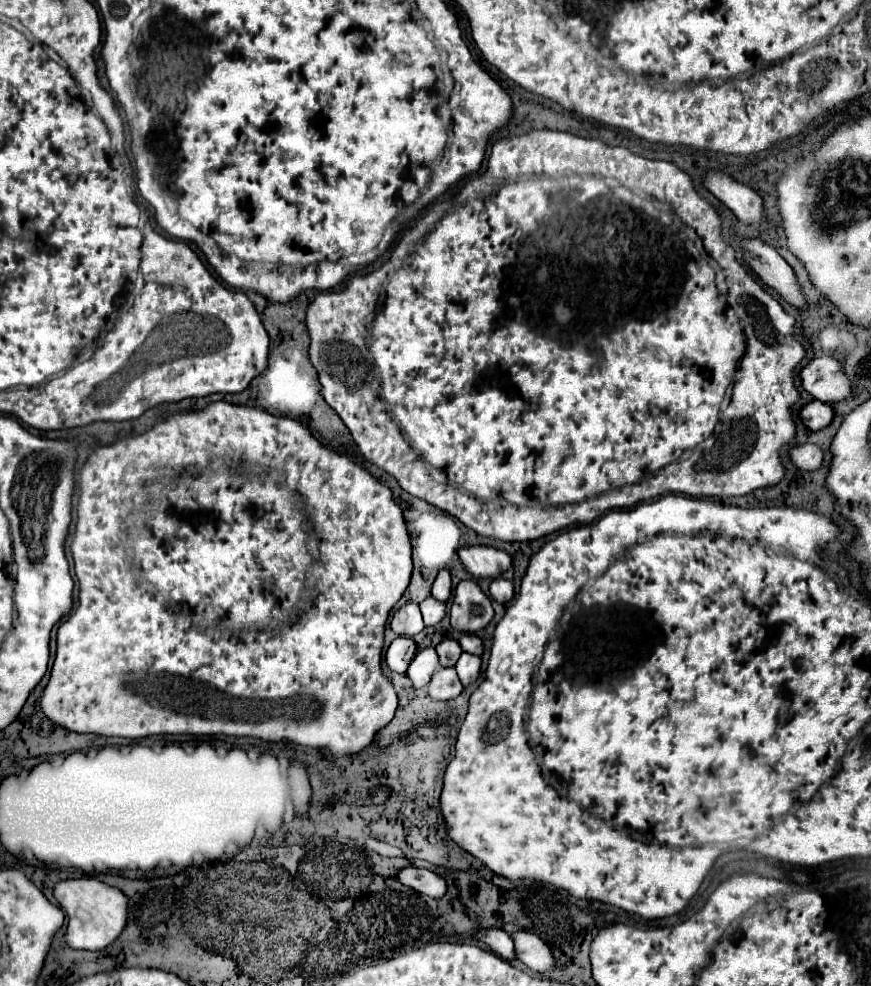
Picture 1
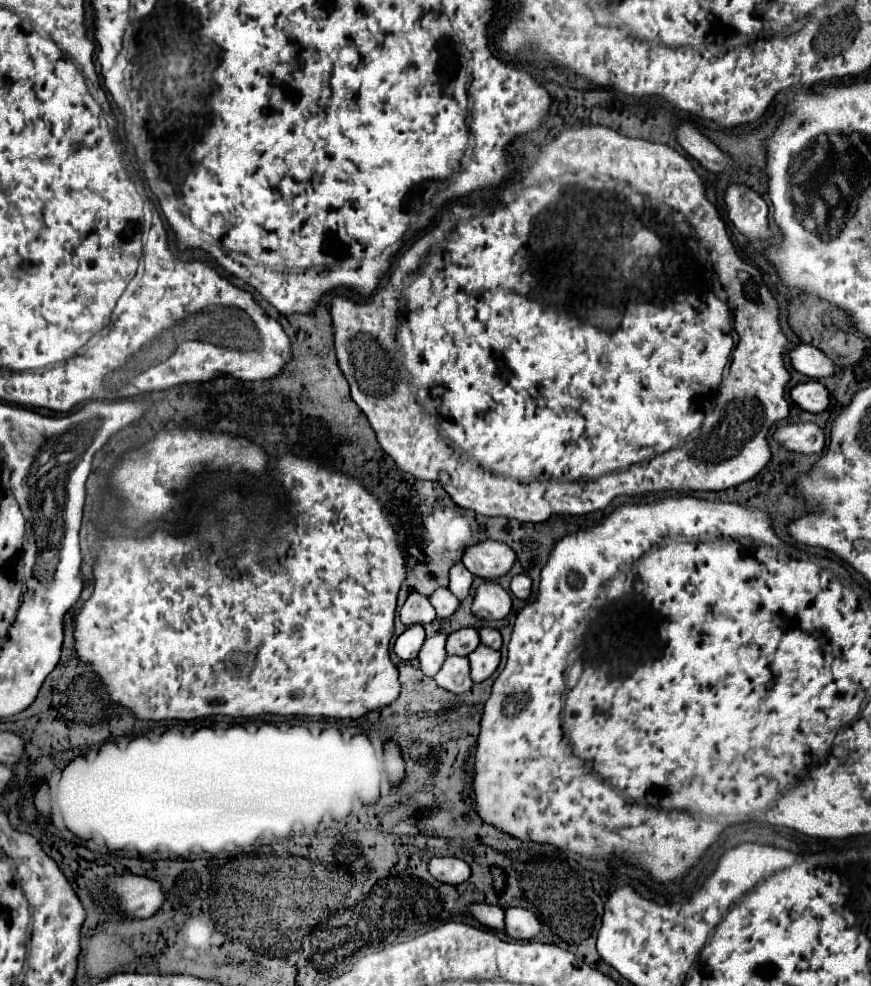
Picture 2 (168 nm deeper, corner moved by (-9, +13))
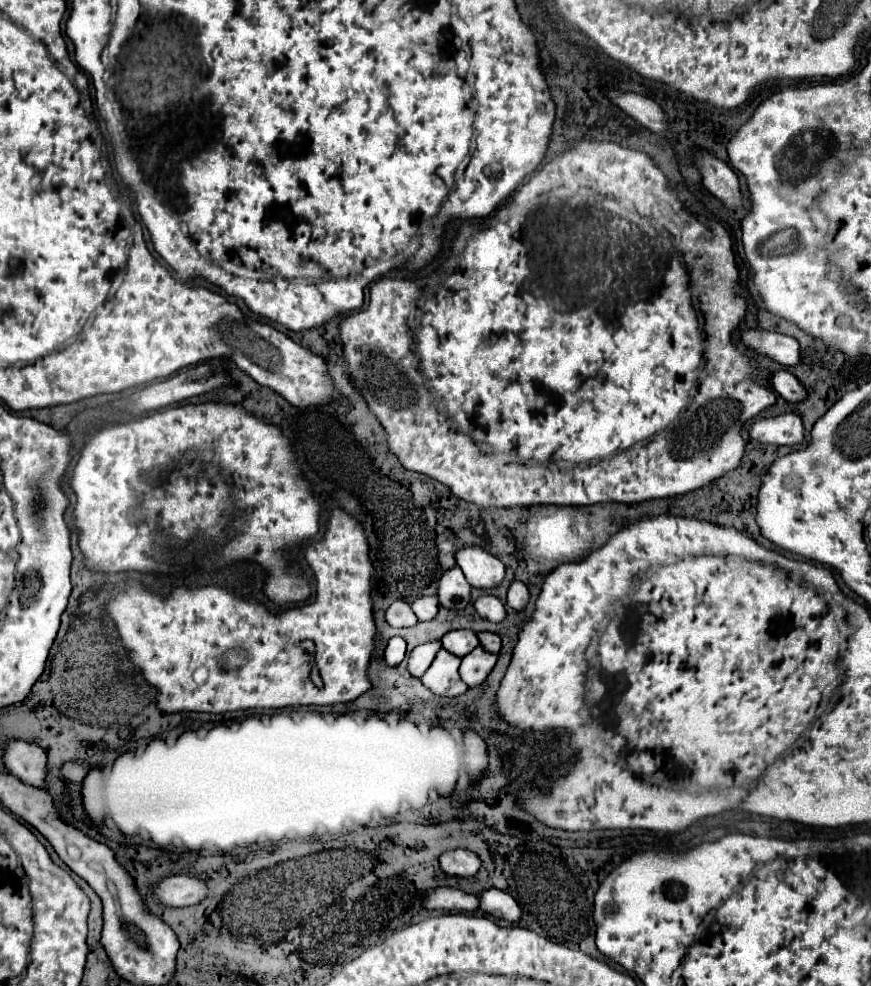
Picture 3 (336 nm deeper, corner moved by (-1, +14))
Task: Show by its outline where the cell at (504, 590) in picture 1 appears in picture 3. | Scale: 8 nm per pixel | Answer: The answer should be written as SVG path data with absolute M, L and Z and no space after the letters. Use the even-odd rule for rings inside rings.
M514 580L514 582L510 584L510 588L508 588L508 606L512 606L514 610L522 610L522 608L526 606L528 598L530 598L530 596L528 596L526 584Z

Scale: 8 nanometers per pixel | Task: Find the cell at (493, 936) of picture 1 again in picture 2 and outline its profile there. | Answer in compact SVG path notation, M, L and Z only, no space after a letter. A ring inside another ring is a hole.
M470 903L468 911L474 915L476 921L480 921L484 927L504 931L504 911L498 905L488 903Z

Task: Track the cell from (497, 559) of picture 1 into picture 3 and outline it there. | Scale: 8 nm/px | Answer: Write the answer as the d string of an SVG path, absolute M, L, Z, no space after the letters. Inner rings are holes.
M480 546L458 550L456 564L462 568L468 584L482 590L498 586L506 572L502 560Z

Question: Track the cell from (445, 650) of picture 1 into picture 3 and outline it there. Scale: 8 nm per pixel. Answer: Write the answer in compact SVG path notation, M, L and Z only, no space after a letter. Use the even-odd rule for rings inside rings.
M452 630L446 636L442 636L442 646L444 650L462 658L478 646L478 638L472 630Z

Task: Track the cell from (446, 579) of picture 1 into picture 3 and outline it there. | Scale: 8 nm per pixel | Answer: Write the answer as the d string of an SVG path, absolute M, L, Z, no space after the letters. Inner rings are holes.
M456 566L442 574L438 580L438 600L440 606L450 610L462 610L470 602L470 584L464 578L464 572Z

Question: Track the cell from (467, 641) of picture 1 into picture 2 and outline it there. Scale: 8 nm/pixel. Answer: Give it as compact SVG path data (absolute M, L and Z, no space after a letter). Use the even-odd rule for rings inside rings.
M484 627L480 629L480 641L482 645L486 647L492 647L492 649L500 649L502 647L502 637L496 629L490 629L490 627Z

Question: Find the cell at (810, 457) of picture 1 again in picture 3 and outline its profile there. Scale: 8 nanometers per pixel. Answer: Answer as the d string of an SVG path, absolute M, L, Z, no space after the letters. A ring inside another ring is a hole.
M796 414L762 418L750 426L750 436L762 444L796 446L804 442L804 424Z

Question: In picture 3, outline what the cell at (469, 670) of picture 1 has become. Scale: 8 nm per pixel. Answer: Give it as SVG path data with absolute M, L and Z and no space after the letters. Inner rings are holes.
M476 646L470 654L466 654L462 658L462 666L460 666L460 676L468 686L478 686L486 680L486 676L490 674L490 670L496 664L496 654L486 652L484 648Z

